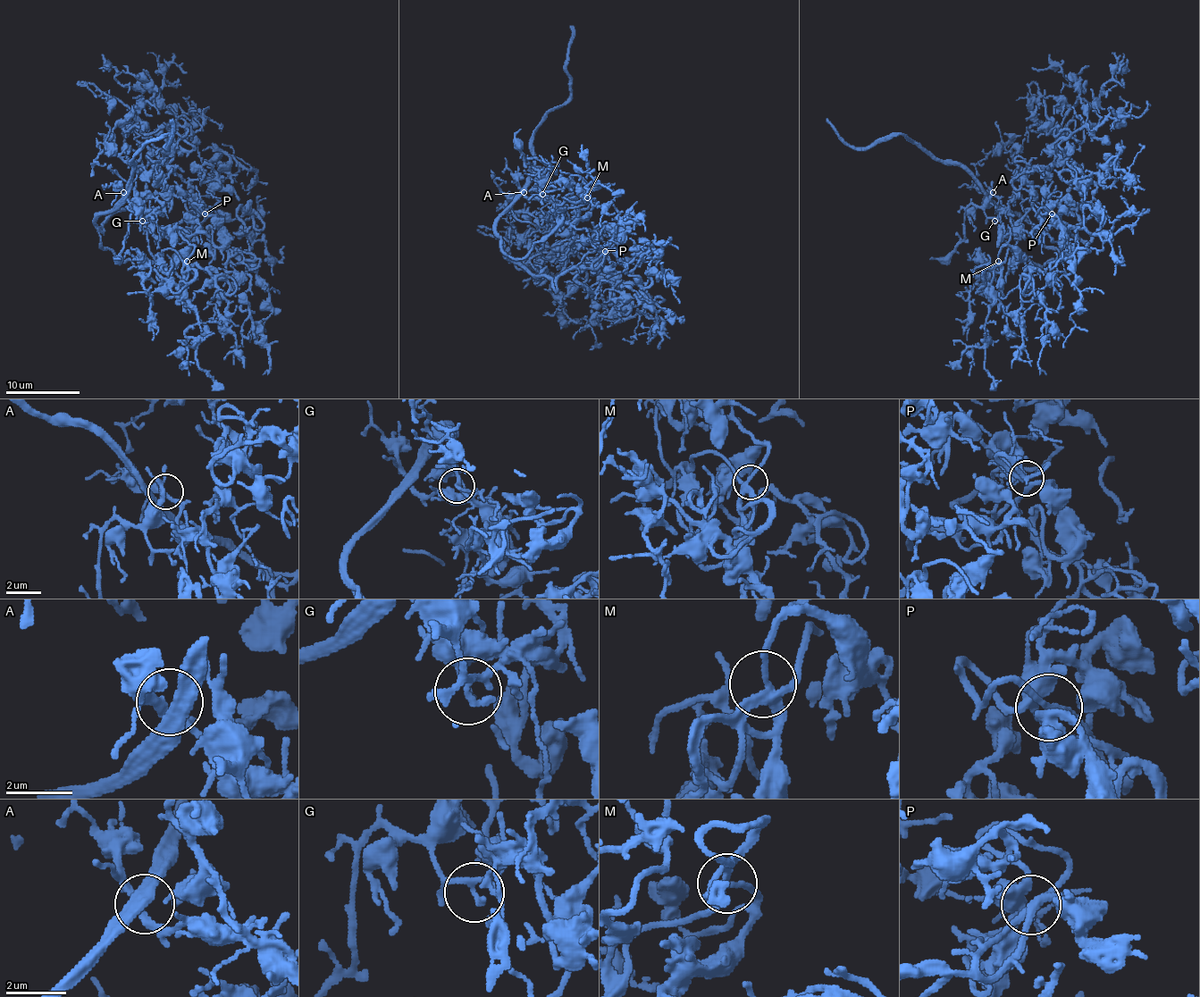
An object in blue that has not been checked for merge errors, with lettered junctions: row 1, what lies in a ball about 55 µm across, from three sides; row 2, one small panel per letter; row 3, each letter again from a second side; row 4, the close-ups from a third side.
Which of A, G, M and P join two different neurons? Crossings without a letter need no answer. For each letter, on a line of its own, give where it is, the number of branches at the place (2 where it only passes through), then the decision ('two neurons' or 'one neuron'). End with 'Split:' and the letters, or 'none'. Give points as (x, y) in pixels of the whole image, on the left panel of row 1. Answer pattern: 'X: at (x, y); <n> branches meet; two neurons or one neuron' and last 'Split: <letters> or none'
A: at (123, 192); 2 branches meet; one neuron
G: at (142, 221); 3 branches meet; one neuron
M: at (187, 261); 4 branches meet; one neuron
P: at (205, 213); 4 branches meet; one neuron
Split: none

